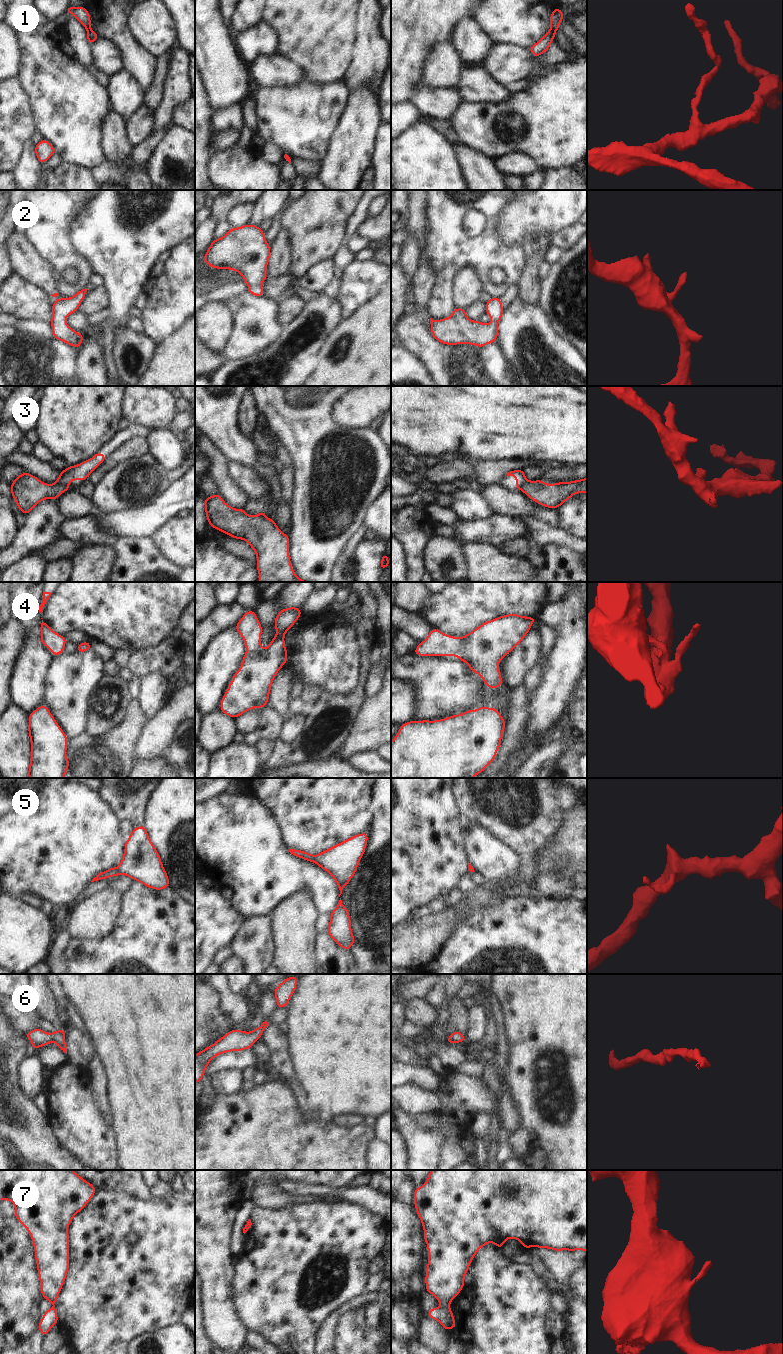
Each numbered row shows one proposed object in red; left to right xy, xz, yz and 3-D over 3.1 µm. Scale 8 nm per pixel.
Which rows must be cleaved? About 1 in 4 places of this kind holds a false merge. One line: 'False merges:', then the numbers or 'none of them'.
False merges: 1, 3, 7

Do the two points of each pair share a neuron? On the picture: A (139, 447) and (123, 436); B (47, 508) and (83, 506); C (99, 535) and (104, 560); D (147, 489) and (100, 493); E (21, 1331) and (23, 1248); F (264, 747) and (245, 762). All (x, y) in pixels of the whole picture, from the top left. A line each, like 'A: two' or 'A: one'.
A: two
B: two
C: two
D: one
E: one
F: two

